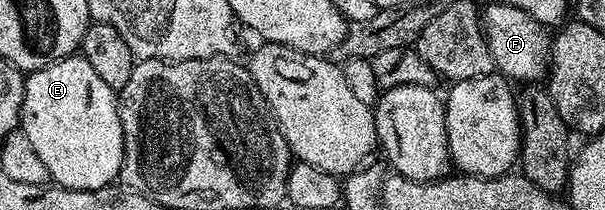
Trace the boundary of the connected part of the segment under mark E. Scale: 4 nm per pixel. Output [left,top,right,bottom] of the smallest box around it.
[21,54,123,189]

